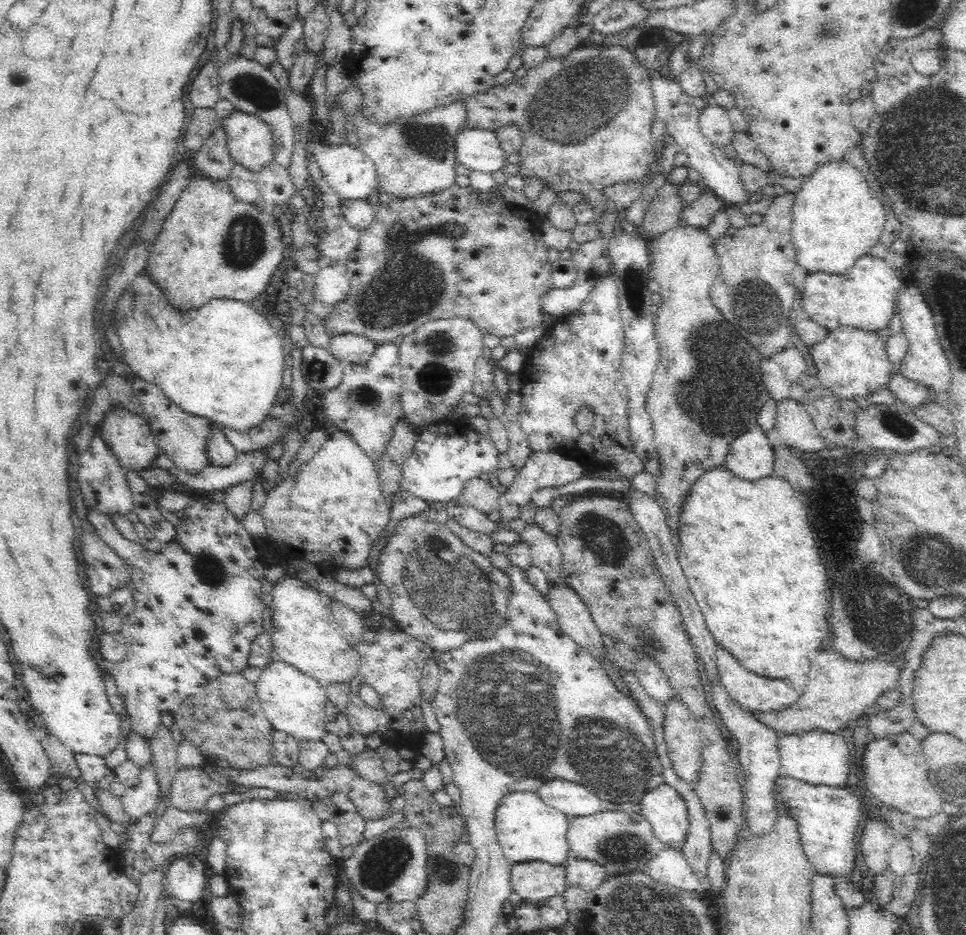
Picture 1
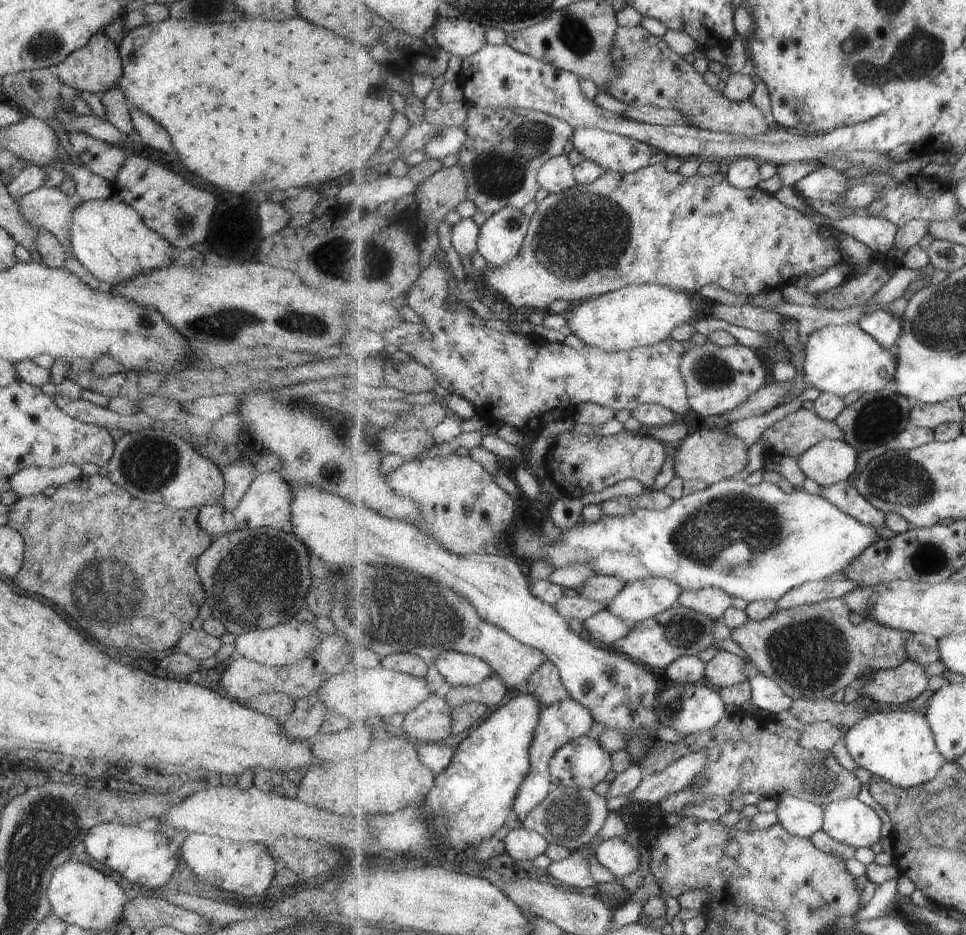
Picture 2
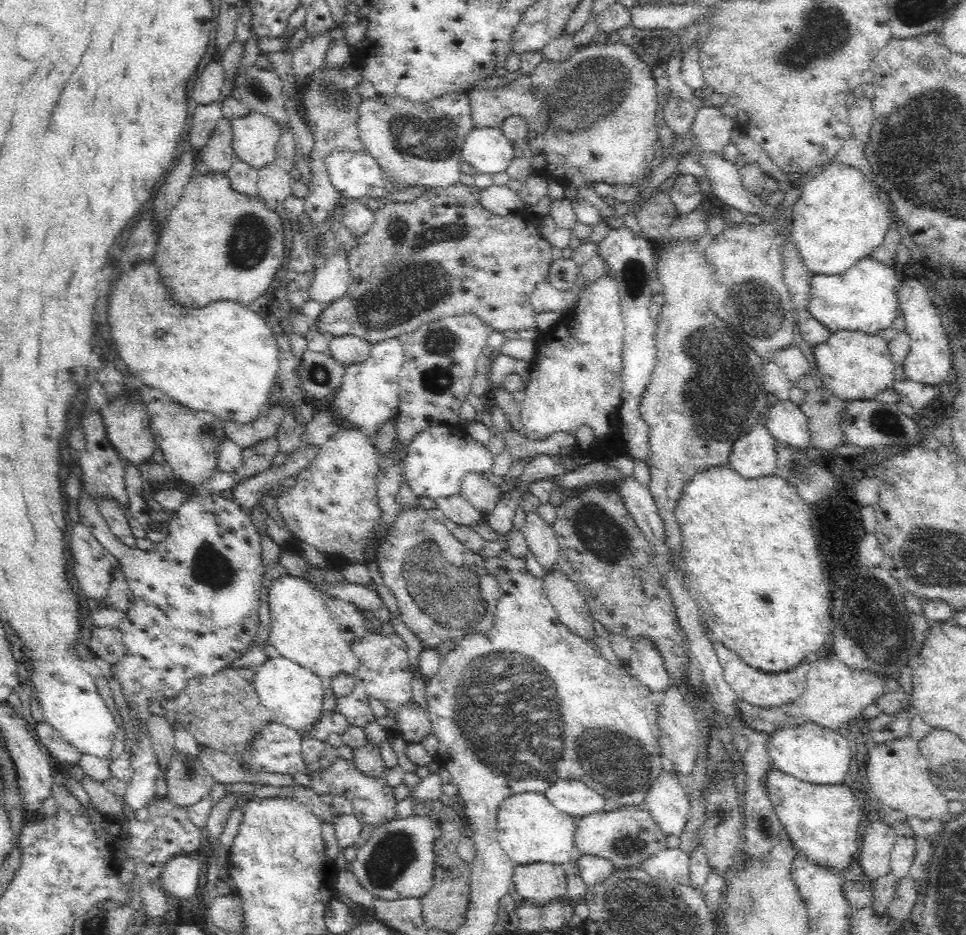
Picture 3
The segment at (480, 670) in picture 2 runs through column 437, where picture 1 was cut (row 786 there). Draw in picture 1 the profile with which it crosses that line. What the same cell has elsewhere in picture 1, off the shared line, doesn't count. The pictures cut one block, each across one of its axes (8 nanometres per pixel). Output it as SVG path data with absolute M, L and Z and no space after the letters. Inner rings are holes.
M662 783L647 792L639 804L640 813L650 823L653 835L665 848L685 843L689 818L686 805L676 789Z

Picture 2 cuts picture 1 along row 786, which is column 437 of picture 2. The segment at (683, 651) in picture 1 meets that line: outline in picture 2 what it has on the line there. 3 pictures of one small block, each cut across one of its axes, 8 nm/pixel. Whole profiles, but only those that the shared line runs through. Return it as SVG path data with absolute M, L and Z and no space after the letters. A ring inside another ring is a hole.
M433 693L406 715L402 734L414 740L436 743L451 736L452 708L443 693Z

